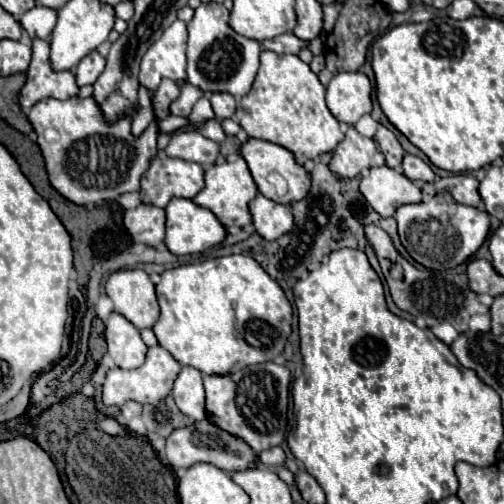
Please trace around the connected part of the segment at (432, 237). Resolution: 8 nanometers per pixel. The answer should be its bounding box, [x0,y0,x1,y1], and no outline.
[394,194,490,270]

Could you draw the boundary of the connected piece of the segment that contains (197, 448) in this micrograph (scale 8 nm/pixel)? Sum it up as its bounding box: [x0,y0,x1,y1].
[164,420,256,472]

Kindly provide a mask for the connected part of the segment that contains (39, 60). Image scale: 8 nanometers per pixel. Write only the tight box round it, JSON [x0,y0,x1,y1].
[18,38,78,114]

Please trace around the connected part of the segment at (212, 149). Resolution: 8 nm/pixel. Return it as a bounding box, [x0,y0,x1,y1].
[166,130,220,164]

